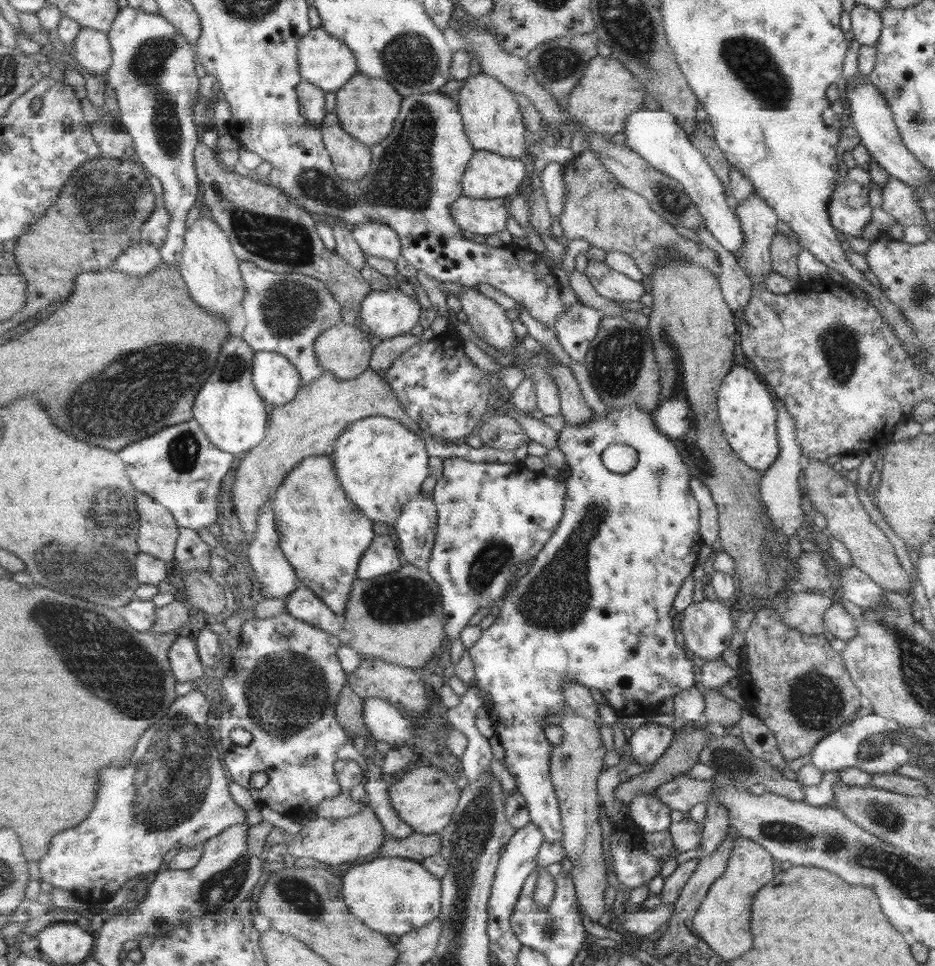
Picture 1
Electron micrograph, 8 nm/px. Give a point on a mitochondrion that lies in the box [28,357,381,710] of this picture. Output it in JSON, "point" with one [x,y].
{"point":[104,559]}

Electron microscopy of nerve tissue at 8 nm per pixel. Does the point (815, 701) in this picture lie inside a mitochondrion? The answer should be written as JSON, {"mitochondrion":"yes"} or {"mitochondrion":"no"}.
{"mitochondrion":"yes"}

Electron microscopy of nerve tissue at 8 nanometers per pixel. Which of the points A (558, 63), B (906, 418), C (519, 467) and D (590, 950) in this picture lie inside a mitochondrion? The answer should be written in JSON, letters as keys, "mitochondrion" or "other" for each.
{"A":"mitochondrion","B":"other","C":"other","D":"other"}

